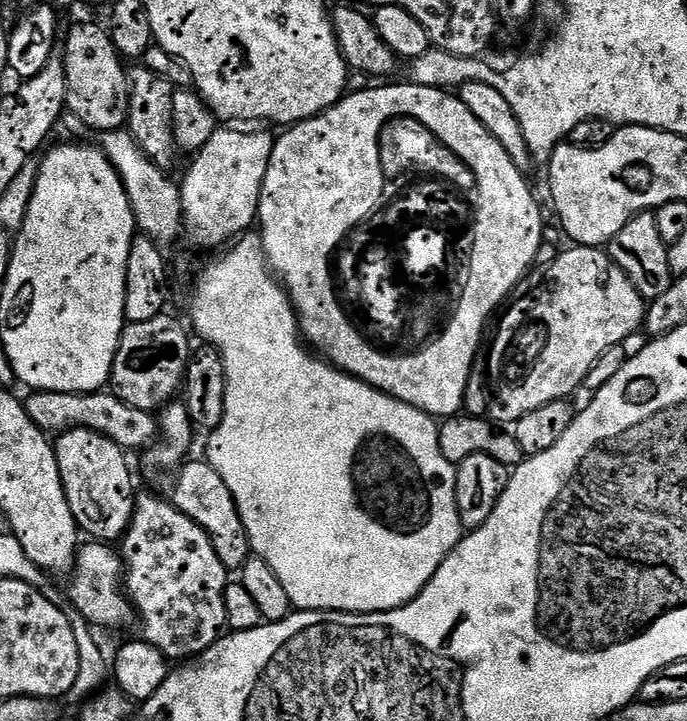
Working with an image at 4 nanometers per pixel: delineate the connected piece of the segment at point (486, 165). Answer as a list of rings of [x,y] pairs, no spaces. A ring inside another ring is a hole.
[[[405,82],[405,84],[388,84],[388,85],[386,85],[386,86],[385,86],[385,88],[364,88],[364,89],[362,89],[362,90],[361,90],[361,92],[360,92],[360,96],[358,96],[358,94],[348,94],[348,104],[347,104],[347,105],[346,105],[346,106],[341,106],[341,108],[339,108],[339,110],[338,110],[338,114],[330,114],[330,115],[328,115],[328,116],[327,116],[327,117],[325,117],[325,118],[324,118],[324,121],[323,121],[323,122],[318,122],[318,123],[317,123],[317,125],[307,125],[307,126],[306,126],[306,130],[304,130],[304,129],[302,129],[302,128],[301,128],[301,127],[300,127],[300,125],[299,125],[299,124],[293,124],[293,125],[291,125],[291,127],[289,127],[289,128],[288,128],[288,129],[287,129],[287,130],[284,130],[284,131],[281,131],[281,132],[284,132],[284,133],[282,133],[282,134],[281,134],[281,136],[280,136],[280,137],[279,137],[279,136],[278,136],[278,135],[277,135],[277,136],[276,136],[276,137],[275,137],[275,140],[274,140],[274,143],[273,143],[273,145],[272,145],[272,153],[271,153],[271,154],[270,154],[270,162],[269,162],[269,163],[268,163],[268,169],[267,169],[267,170],[266,170],[266,178],[265,178],[265,179],[264,179],[264,181],[263,181],[263,182],[262,182],[262,194],[261,194],[261,195],[260,195],[260,210],[259,210],[259,213],[258,213],[258,235],[259,235],[259,237],[260,237],[260,240],[261,240],[261,241],[262,241],[262,242],[263,242],[263,243],[264,243],[264,253],[265,253],[265,254],[266,254],[266,256],[267,256],[267,258],[268,258],[268,267],[269,267],[269,268],[271,268],[271,269],[272,269],[272,271],[273,271],[273,273],[275,273],[275,275],[276,275],[276,276],[277,276],[277,277],[278,277],[278,279],[279,279],[279,281],[280,281],[280,283],[281,283],[281,284],[283,284],[283,285],[284,285],[284,290],[285,290],[285,292],[287,292],[287,293],[288,293],[288,299],[289,299],[289,300],[291,300],[291,301],[292,301],[292,306],[293,306],[293,308],[295,308],[295,310],[296,310],[296,318],[297,318],[297,320],[299,320],[299,321],[300,321],[300,331],[301,331],[301,333],[302,333],[302,336],[303,336],[303,339],[304,339],[304,340],[305,340],[305,341],[307,341],[307,343],[308,343],[308,344],[309,344],[309,345],[311,345],[311,347],[312,347],[312,348],[313,348],[313,349],[315,349],[315,351],[316,351],[316,352],[317,352],[317,353],[319,353],[319,355],[320,355],[320,356],[321,356],[321,357],[323,357],[323,359],[324,359],[324,360],[325,360],[325,361],[327,361],[327,363],[329,363],[329,364],[331,364],[331,365],[333,365],[333,366],[335,366],[335,367],[337,367],[337,368],[339,368],[339,369],[340,369],[340,371],[342,371],[342,372],[346,372],[346,373],[348,373],[348,375],[349,375],[349,376],[354,376],[354,377],[356,377],[356,379],[357,379],[357,380],[362,380],[362,381],[364,381],[364,383],[365,383],[365,384],[368,384],[368,385],[369,385],[369,386],[371,386],[371,387],[372,387],[372,388],[377,388],[377,389],[378,389],[378,390],[379,390],[379,392],[385,392],[385,393],[386,393],[386,395],[388,395],[388,396],[392,396],[392,397],[394,397],[394,399],[396,399],[396,400],[401,400],[401,401],[402,401],[402,402],[406,402],[406,403],[407,403],[407,404],[409,404],[409,405],[410,405],[410,406],[414,406],[414,407],[415,407],[415,408],[417,408],[417,409],[418,409],[418,410],[422,410],[422,411],[423,411],[423,412],[425,412],[425,413],[426,413],[426,415],[427,415],[427,416],[431,416],[431,417],[433,417],[433,418],[451,418],[451,417],[453,417],[453,416],[455,416],[455,415],[457,415],[457,413],[459,413],[459,412],[460,412],[460,411],[461,411],[461,409],[463,409],[463,408],[460,408],[460,407],[462,407],[462,406],[463,406],[463,404],[464,404],[464,395],[466,395],[466,394],[467,394],[467,392],[470,392],[470,381],[471,381],[471,379],[472,379],[472,376],[473,376],[473,373],[474,373],[474,365],[475,365],[475,364],[476,364],[476,363],[477,363],[477,360],[478,360],[478,353],[479,353],[479,351],[480,351],[480,346],[481,346],[481,343],[482,343],[482,341],[483,341],[483,338],[484,338],[484,333],[485,333],[485,331],[486,331],[486,325],[487,325],[487,323],[488,323],[488,321],[489,321],[489,319],[490,319],[490,317],[491,317],[491,316],[492,316],[492,315],[493,315],[493,313],[495,313],[495,311],[496,311],[496,309],[497,309],[497,308],[499,308],[499,307],[500,307],[500,305],[501,305],[501,304],[503,304],[503,303],[505,303],[505,301],[507,301],[507,299],[508,299],[508,297],[509,297],[509,296],[511,296],[511,295],[512,295],[512,290],[513,290],[513,288],[515,288],[515,287],[517,287],[517,285],[519,285],[519,284],[520,284],[520,283],[521,283],[521,281],[523,281],[523,280],[524,280],[524,279],[525,279],[525,276],[526,276],[526,273],[524,273],[524,271],[526,271],[526,270],[527,270],[527,268],[528,268],[528,267],[530,267],[530,266],[531,266],[531,264],[532,264],[532,259],[534,259],[534,258],[535,258],[535,256],[536,256],[536,251],[538,251],[538,250],[539,250],[539,248],[540,248],[540,239],[542,239],[542,238],[543,238],[543,236],[544,236],[544,220],[543,220],[543,218],[542,218],[542,217],[540,217],[540,208],[539,208],[539,206],[538,206],[538,205],[536,205],[536,200],[535,200],[535,198],[534,198],[534,197],[532,197],[532,192],[531,192],[531,190],[530,190],[530,189],[528,189],[528,184],[527,184],[527,182],[526,182],[526,181],[524,181],[524,180],[527,180],[527,179],[526,179],[526,176],[525,176],[525,173],[522,173],[522,172],[520,172],[520,171],[519,171],[519,170],[518,170],[518,166],[514,166],[514,162],[513,162],[513,161],[512,161],[512,159],[511,159],[511,158],[510,158],[510,154],[506,154],[506,150],[502,150],[502,146],[498,146],[498,142],[497,142],[497,141],[496,141],[496,140],[495,140],[495,139],[494,139],[494,137],[493,137],[493,136],[492,136],[492,135],[491,135],[491,134],[490,134],[490,130],[486,130],[486,126],[482,126],[482,122],[478,122],[478,118],[474,118],[474,114],[470,114],[470,110],[469,110],[469,109],[468,109],[468,107],[467,107],[467,106],[466,106],[466,105],[464,105],[464,103],[463,103],[463,102],[462,102],[462,101],[461,101],[461,100],[460,100],[460,97],[459,97],[459,95],[456,95],[456,94],[453,94],[453,93],[452,93],[452,92],[451,92],[451,91],[448,91],[448,90],[445,90],[445,89],[442,89],[442,88],[431,88],[431,87],[430,87],[430,86],[418,86],[418,85],[417,85],[417,84],[414,84],[414,83],[411,83],[411,82]],[[376,140],[482,140],[482,142],[480,142],[480,146],[478,146],[478,148],[472,148],[472,150],[476,150],[476,154],[478,154],[478,162],[476,162],[476,164],[474,164],[474,170],[466,170],[466,182],[450,182],[450,186],[452,186],[452,190],[448,190],[448,188],[446,188],[446,184],[444,184],[444,186],[442,186],[442,190],[438,190],[438,191],[437,191],[437,192],[436,192],[436,191],[435,191],[435,190],[434,190],[434,182],[430,182],[430,178],[426,178],[426,182],[425,182],[425,183],[424,183],[424,185],[422,185],[422,188],[423,188],[423,192],[424,192],[424,196],[425,196],[425,200],[400,200],[400,199],[401,199],[401,198],[390,198],[390,190],[398,190],[398,189],[397,189],[397,187],[396,187],[396,185],[395,185],[395,184],[393,184],[393,183],[391,183],[391,182],[387,182],[387,181],[385,181],[385,178],[384,178],[384,176],[372,176],[372,172],[370,172],[370,168],[366,168],[366,166],[372,166],[372,164],[376,164]],[[360,172],[370,172],[370,182],[374,182],[374,184],[372,184],[372,188],[364,188],[364,184],[360,184]],[[385,187],[386,187],[386,190],[388,190],[388,196],[389,196],[389,200],[387,200],[387,201],[386,201],[386,202],[381,202],[381,204],[376,204],[376,196],[380,196],[380,188],[385,188]]]

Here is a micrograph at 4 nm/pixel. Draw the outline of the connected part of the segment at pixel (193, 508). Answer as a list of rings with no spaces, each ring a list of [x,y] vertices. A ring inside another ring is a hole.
[[[207,459],[191,460],[179,469],[180,477],[176,480],[176,489],[170,495],[170,503],[182,514],[186,514],[186,518],[202,526],[218,558],[222,558],[222,566],[226,566],[229,573],[239,573],[249,556],[253,555],[253,550],[246,534],[246,526],[242,522],[242,514],[238,514],[234,494],[230,494],[230,486],[222,482],[222,474],[218,474],[218,470],[214,470]]]

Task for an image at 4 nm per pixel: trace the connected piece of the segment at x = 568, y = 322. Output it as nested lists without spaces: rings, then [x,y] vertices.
[[[568,246],[547,267],[552,272],[552,292],[556,292],[556,296],[552,296],[552,308],[548,308],[550,338],[544,347],[544,360],[540,360],[536,372],[531,372],[532,380],[521,380],[516,387],[511,388],[508,400],[502,401],[494,414],[497,421],[515,422],[530,414],[530,410],[546,406],[546,402],[568,400],[571,392],[581,391],[586,374],[590,374],[594,362],[598,362],[598,358],[602,358],[606,350],[628,342],[636,331],[641,331],[644,323],[646,301],[603,247]]]

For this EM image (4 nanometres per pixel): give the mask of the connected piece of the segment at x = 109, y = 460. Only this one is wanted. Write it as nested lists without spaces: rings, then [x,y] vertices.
[[[88,428],[69,430],[57,435],[54,440],[58,470],[62,486],[66,490],[66,502],[70,502],[70,514],[74,514],[76,524],[85,537],[96,542],[120,542],[128,534],[128,527],[136,509],[138,489],[132,481],[132,468],[128,465],[126,452],[101,433]]]

